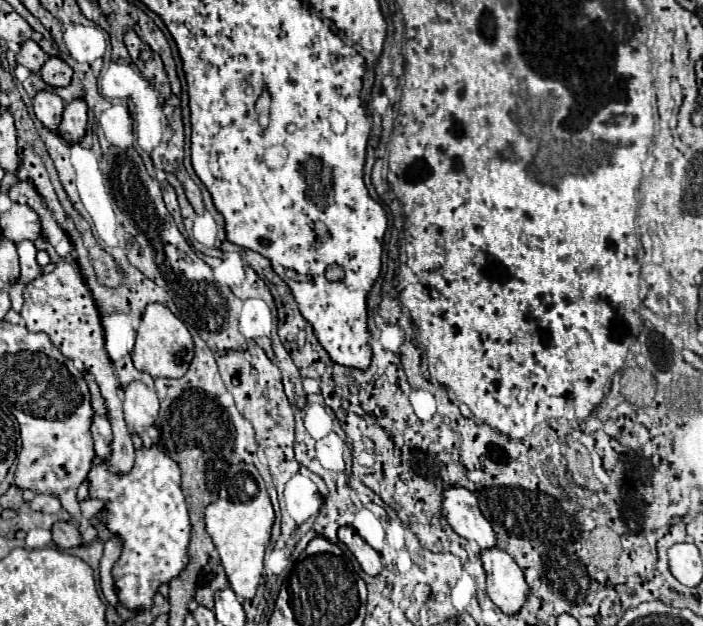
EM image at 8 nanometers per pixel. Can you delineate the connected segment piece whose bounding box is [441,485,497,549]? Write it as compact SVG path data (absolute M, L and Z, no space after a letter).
M447 487L443 491L443 517L453 531L469 541L475 541L481 549L497 545L491 523L481 515L477 499L465 487Z

